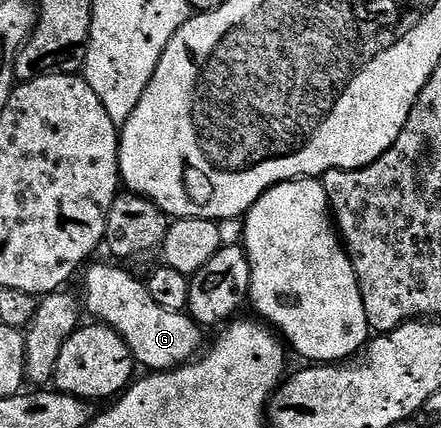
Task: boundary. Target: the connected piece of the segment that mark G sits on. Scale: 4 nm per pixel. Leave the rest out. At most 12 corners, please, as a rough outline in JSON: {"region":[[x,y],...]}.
{"region":[[115,265],[84,272],[81,301],[136,366],[178,369],[204,348],[186,312],[165,311]]}

